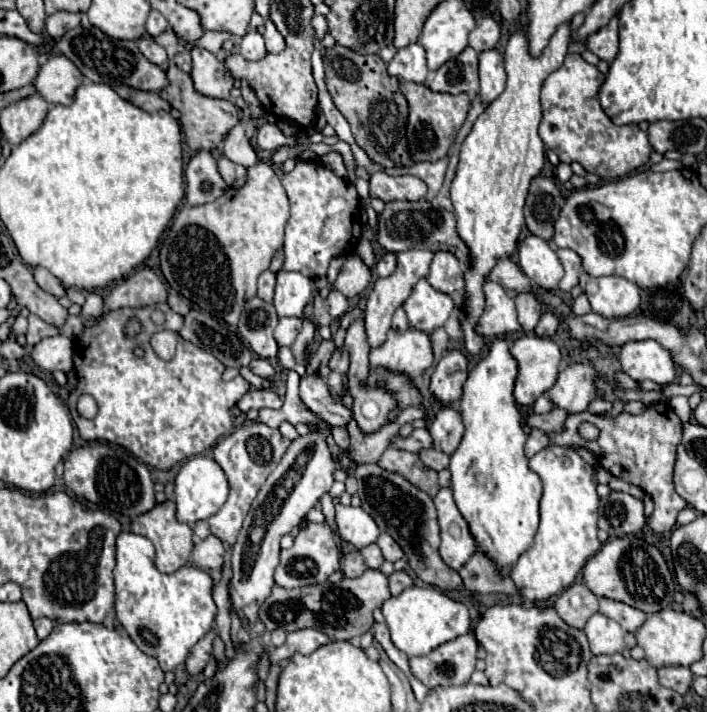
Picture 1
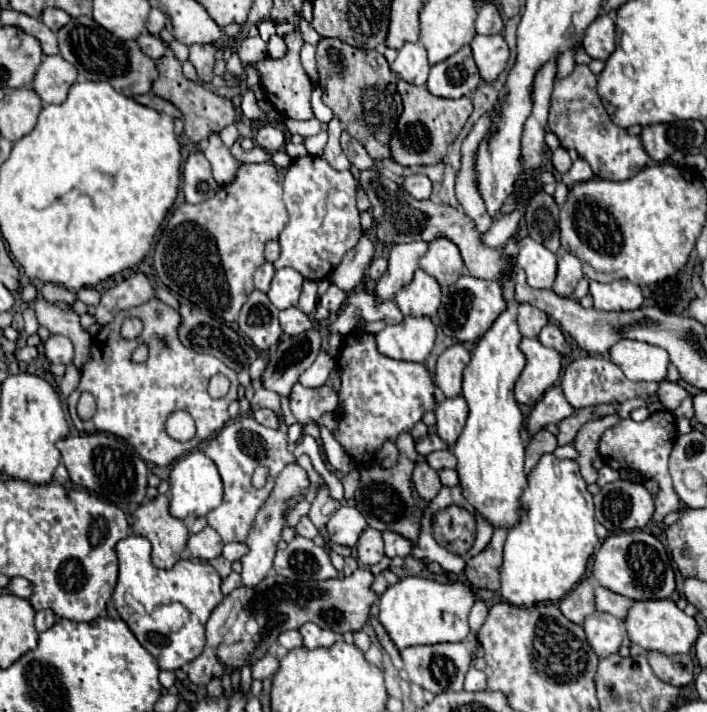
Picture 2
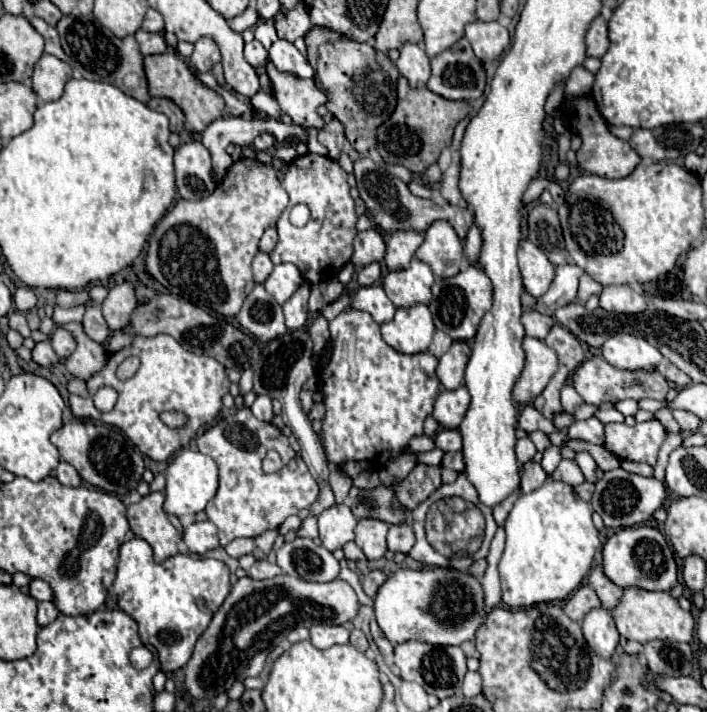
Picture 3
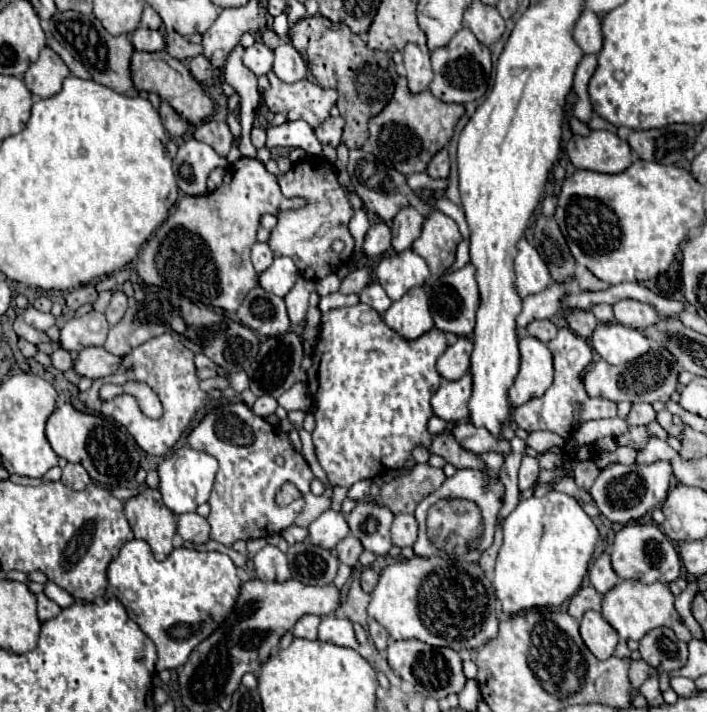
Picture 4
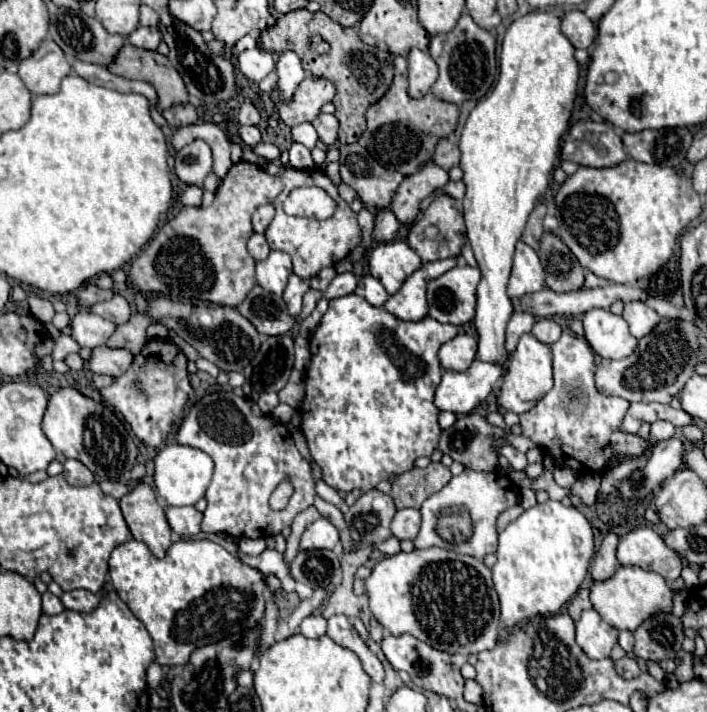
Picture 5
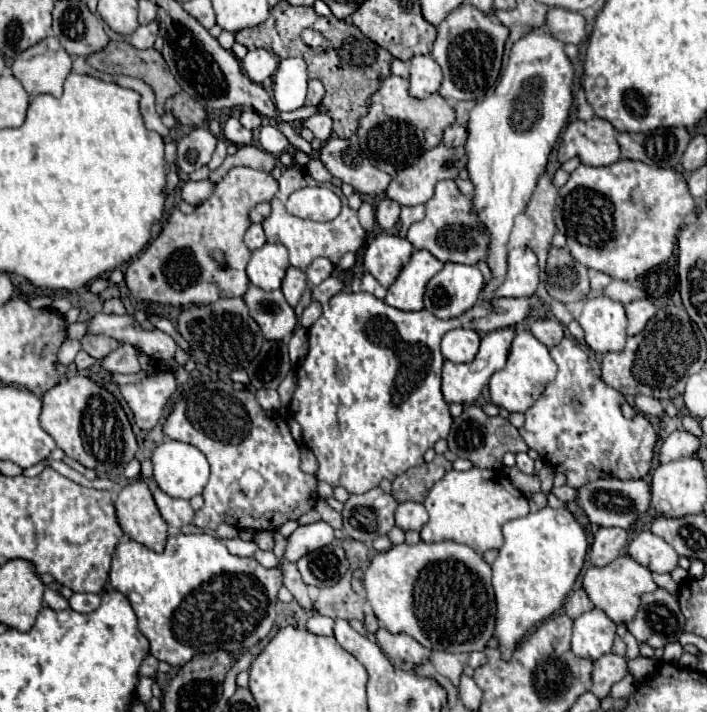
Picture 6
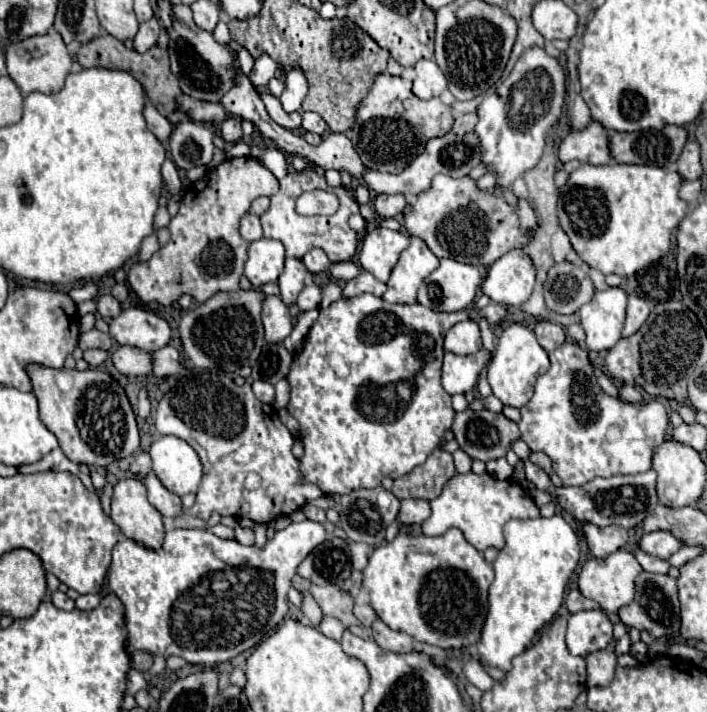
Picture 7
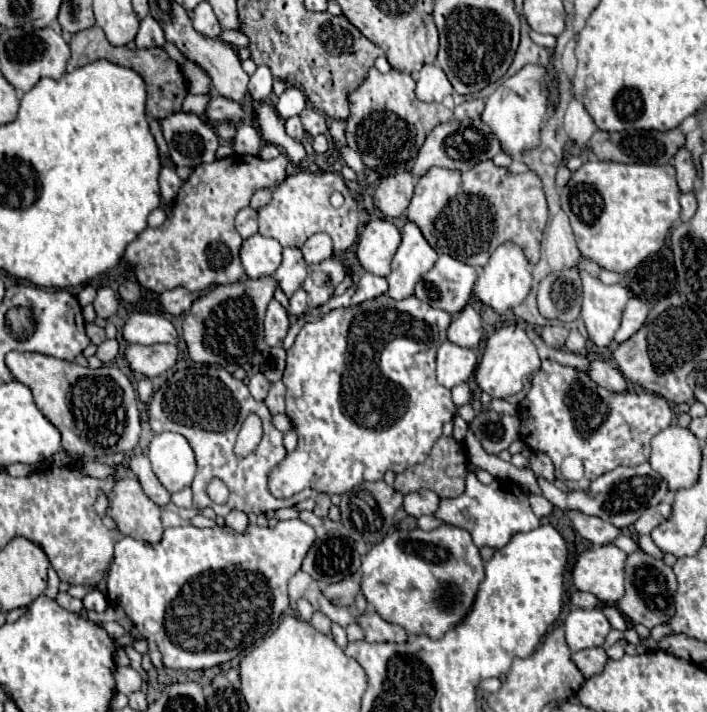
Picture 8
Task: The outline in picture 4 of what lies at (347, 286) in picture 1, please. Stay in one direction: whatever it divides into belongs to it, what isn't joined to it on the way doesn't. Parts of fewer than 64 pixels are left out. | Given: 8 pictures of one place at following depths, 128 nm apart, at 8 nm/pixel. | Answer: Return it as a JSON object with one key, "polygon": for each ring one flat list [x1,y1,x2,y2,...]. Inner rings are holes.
{"polygon":[[384,222,370,226,370,230,366,232,366,238,364,238,364,244,362,244,364,256,380,258,388,250,390,250,390,228]]}

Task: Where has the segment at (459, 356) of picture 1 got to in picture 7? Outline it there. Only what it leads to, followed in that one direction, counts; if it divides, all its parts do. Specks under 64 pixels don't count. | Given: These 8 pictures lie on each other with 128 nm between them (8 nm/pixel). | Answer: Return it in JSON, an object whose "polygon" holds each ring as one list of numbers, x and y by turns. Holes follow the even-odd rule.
{"polygon":[[474,320,458,322,444,336,444,350,446,352,458,354,458,356,468,356,468,354,476,354,480,348,482,348,480,328]]}

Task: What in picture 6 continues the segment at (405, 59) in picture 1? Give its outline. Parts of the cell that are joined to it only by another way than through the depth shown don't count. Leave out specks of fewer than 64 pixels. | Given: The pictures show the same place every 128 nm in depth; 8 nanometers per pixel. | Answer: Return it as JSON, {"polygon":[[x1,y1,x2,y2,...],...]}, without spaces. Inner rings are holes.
{"polygon":[[414,56,410,60,410,96,428,98,438,92,442,84,442,70,432,56]]}

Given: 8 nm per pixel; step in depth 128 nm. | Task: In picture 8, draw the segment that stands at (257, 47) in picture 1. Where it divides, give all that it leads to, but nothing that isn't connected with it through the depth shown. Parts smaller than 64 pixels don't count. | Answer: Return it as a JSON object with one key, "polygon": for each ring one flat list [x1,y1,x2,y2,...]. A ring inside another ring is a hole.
{"polygon":[[258,66,258,70,250,76,250,84,248,84,248,92,252,96,252,100,262,102,272,94,272,82,274,76,270,72,268,66]]}

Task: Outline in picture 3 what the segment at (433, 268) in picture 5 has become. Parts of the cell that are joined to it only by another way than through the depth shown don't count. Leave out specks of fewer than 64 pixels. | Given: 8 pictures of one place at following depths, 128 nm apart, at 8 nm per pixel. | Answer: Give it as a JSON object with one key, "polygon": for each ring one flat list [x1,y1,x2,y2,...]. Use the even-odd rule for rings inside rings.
{"polygon":[[474,224,474,226,470,228,470,234,468,234,466,242,464,242,464,256,466,256,470,262,474,262,474,260,480,256,480,250,482,250,482,232,480,232,480,228],[418,304,412,308,398,308,394,320,382,324,382,340,396,352,420,354,428,350,434,330,428,306]]}

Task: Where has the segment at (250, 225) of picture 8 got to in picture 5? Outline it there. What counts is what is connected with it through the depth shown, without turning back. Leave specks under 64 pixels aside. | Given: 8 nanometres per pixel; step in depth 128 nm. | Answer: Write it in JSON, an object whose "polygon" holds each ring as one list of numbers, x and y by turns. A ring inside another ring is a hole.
{"polygon":[[252,234,252,238,248,240,248,250,256,262,266,260,270,254,270,246,268,246,264,234]]}

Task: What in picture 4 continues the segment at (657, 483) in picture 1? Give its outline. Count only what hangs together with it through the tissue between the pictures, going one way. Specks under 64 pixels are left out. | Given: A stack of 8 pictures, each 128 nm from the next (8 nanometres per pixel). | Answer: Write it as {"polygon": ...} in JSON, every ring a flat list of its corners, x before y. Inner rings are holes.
{"polygon":[[634,426,634,428,630,428,628,432,616,436,614,440,616,440,618,446,630,446,630,448,634,448,634,450,640,452,640,450,648,444,650,434,648,434,646,426]]}

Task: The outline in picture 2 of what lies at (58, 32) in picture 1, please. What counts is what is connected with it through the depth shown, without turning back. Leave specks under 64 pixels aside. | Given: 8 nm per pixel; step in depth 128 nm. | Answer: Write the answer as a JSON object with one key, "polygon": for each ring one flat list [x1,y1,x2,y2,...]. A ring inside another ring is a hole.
{"polygon":[[46,8,44,14,42,14,42,22,52,30,52,32,58,32,62,26,66,26,68,22,72,20,70,14,66,14,64,10,58,10,58,8]]}

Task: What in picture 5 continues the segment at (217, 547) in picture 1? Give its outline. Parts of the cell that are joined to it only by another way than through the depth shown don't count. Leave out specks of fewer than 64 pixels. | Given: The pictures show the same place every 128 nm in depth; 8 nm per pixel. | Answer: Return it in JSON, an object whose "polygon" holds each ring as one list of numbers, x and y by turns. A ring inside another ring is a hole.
{"polygon":[[166,506,166,516,172,530,180,536,194,536,200,532,202,512,198,512,194,506]]}

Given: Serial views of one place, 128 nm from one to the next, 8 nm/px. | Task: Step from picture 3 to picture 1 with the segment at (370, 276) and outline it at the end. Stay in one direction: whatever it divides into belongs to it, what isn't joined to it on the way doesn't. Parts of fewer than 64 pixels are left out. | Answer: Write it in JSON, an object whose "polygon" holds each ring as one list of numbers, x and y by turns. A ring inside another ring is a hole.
{"polygon":[[388,252,388,254,376,264,376,274,378,274,380,278,386,278,386,276,390,276,394,270,396,270,396,256,394,256,392,252]]}

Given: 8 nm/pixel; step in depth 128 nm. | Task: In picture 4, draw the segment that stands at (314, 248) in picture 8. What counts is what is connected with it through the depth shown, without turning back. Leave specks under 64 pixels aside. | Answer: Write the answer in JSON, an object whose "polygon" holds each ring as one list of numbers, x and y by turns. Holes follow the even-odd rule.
{"polygon":[[330,274,330,276,316,282,316,292,320,296,328,296,332,292,338,292,338,288,340,288,340,278,336,274]]}

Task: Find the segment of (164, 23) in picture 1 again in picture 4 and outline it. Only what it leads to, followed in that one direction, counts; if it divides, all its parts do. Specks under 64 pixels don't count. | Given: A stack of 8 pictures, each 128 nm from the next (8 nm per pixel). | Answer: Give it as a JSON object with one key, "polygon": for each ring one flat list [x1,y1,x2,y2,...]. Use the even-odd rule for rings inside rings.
{"polygon":[[146,6,146,8,144,8,144,14,142,14,142,24,140,24,140,26,158,30,158,28,162,28,162,18,158,16,158,12,156,12,152,6]]}

